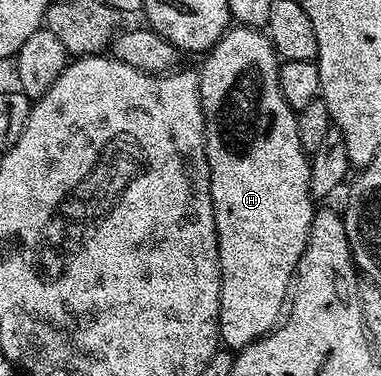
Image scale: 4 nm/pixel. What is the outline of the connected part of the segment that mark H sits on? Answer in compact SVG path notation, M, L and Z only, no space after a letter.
M242 26L228 27L217 43L202 57L203 68L199 73L199 97L203 107L203 133L207 135L207 161L209 162L209 178L211 179L211 201L213 202L213 218L219 243L219 338L228 349L238 350L249 346L254 340L260 340L280 323L293 288L295 268L299 265L301 254L307 245L311 223L317 211L317 204L310 192L309 154L301 146L301 138L297 135L297 113L285 102L285 94L281 94L279 81L279 65L275 47L266 31Z

